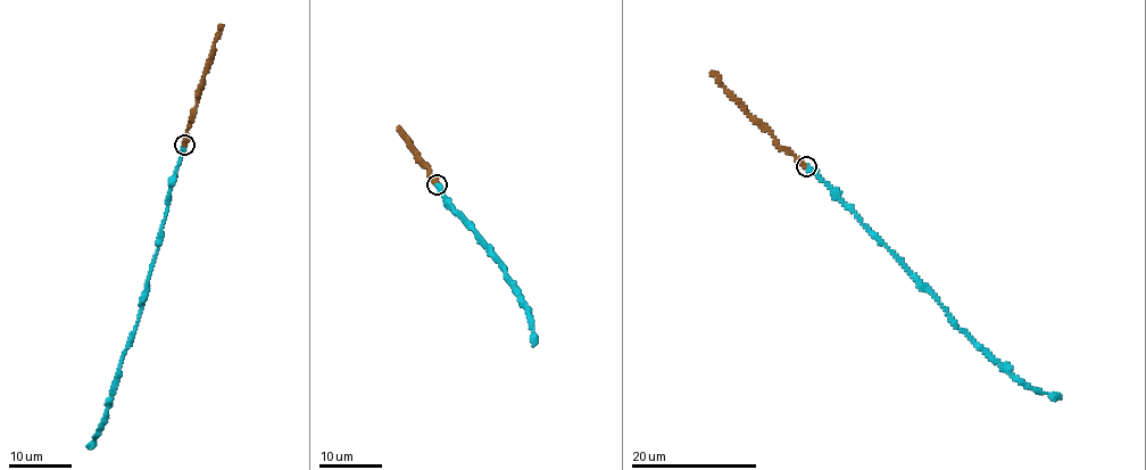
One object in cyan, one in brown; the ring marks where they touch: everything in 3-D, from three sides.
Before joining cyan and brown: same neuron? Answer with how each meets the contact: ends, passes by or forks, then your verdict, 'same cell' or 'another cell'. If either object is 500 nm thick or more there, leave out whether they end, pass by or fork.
cyan ends | brown ends | same cell

